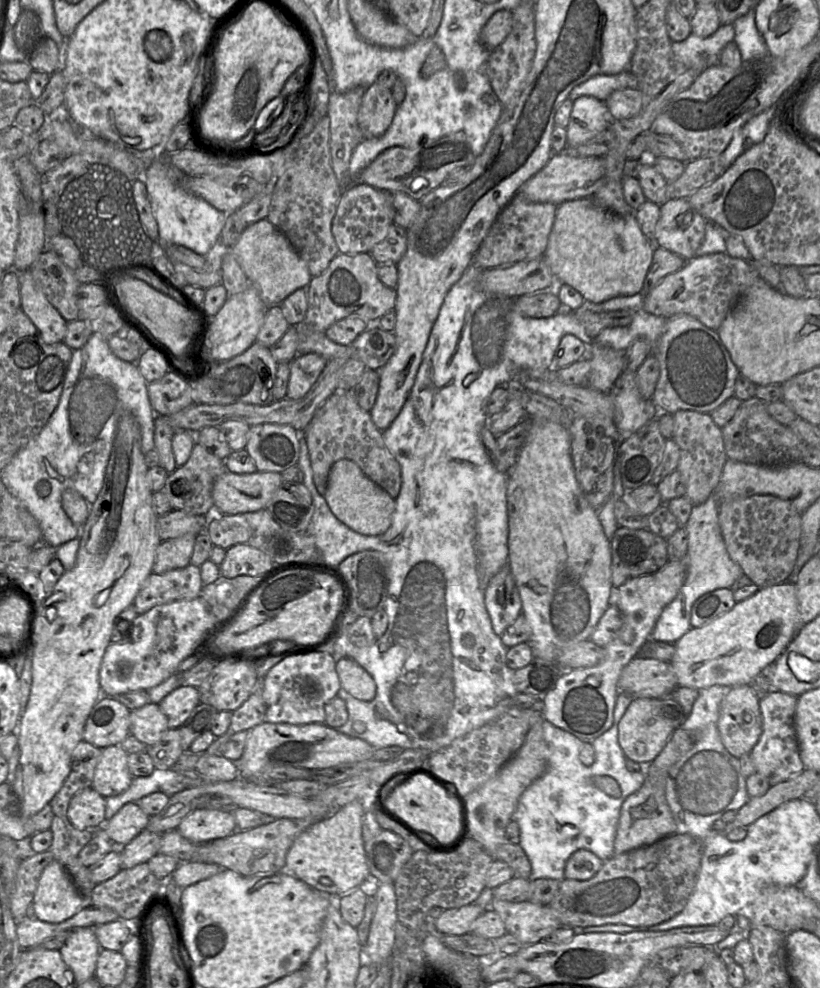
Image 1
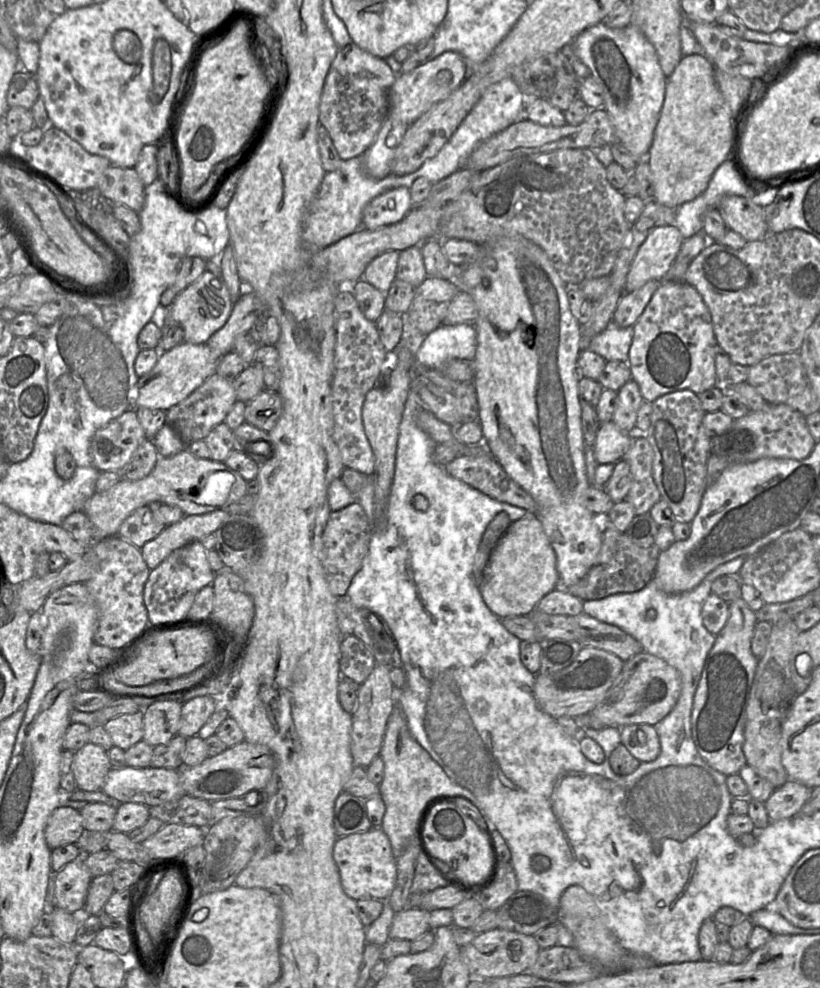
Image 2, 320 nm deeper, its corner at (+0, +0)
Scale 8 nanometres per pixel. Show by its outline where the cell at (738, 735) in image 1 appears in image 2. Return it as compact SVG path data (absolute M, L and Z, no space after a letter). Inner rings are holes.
M742 597L729 603L728 621L716 636L715 643L707 655L702 676L693 700L691 730L696 749L710 767L727 777L739 773L746 765L746 758L743 752L746 710L759 662L751 651L751 640L757 622L757 612L751 610Z

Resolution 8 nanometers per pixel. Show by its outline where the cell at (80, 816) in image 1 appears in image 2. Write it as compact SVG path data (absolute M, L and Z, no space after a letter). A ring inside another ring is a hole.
M59 806L50 815L44 836L52 850L66 844L76 844L83 831L80 811L69 806Z

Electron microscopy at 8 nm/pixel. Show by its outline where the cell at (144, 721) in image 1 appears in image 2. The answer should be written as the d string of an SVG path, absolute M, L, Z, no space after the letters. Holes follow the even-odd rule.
M143 711L119 715L106 722L104 728L110 735L114 746L127 750L143 740Z

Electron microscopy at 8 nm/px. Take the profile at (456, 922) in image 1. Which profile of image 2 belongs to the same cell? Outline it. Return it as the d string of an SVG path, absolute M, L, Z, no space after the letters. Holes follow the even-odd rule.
M406 907L397 912L389 931L390 939L414 941L430 929L430 911L421 908Z

